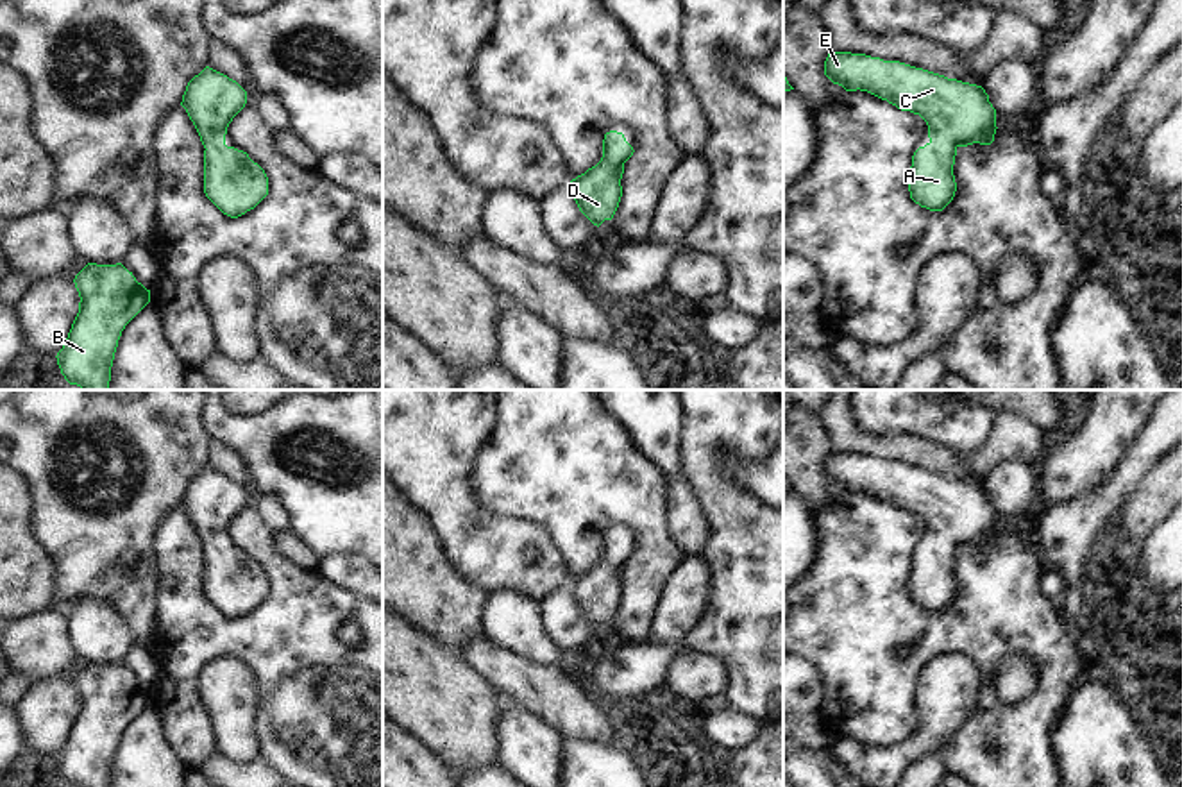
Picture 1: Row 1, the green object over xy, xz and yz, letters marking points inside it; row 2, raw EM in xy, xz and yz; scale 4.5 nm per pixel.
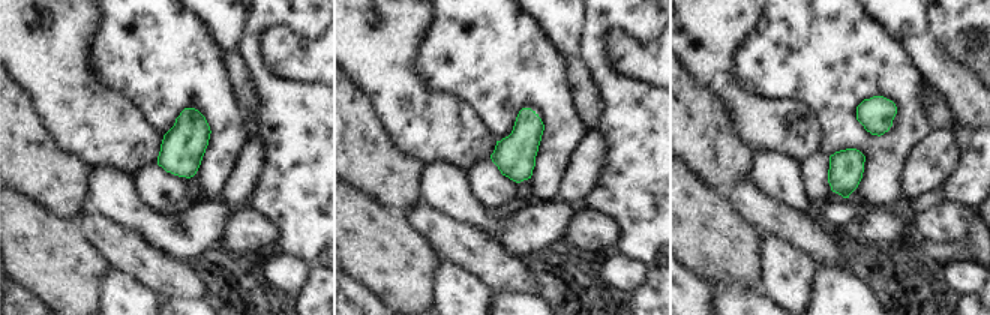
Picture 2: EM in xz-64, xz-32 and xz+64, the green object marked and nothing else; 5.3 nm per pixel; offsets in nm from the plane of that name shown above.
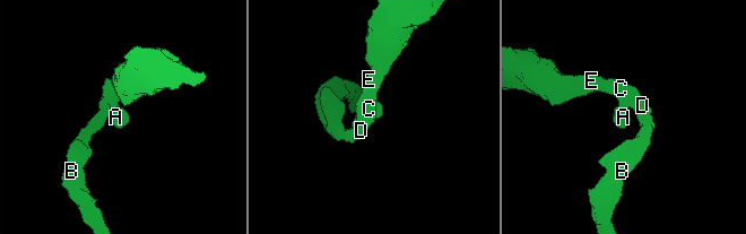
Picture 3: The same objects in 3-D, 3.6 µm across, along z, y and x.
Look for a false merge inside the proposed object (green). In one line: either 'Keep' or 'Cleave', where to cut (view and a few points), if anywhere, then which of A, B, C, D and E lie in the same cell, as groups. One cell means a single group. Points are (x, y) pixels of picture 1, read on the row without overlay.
Keep. No split. Groups: A B C D E

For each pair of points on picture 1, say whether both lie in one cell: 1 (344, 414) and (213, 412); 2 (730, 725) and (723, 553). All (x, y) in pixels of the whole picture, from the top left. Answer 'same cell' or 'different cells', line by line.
1: same cell
2: different cells

